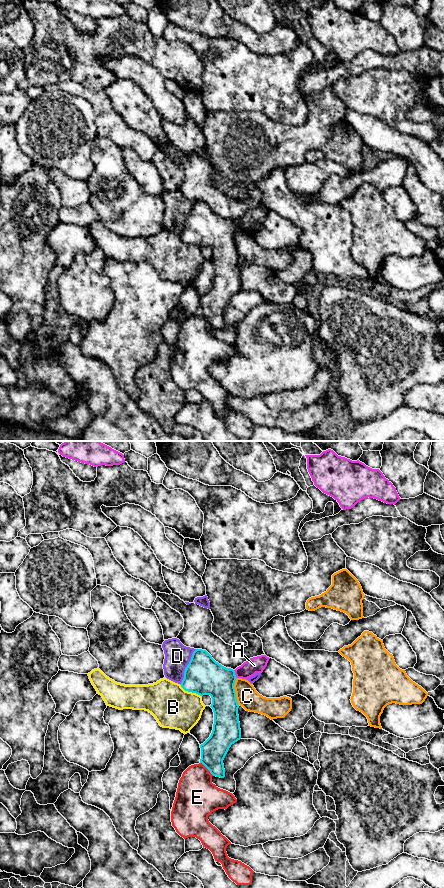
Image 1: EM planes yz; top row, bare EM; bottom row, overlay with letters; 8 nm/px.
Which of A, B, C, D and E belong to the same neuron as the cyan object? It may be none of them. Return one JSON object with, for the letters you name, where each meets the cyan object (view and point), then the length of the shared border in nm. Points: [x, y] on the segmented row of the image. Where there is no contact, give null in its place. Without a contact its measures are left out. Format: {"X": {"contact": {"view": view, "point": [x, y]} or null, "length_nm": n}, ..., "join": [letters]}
{"join": []}

